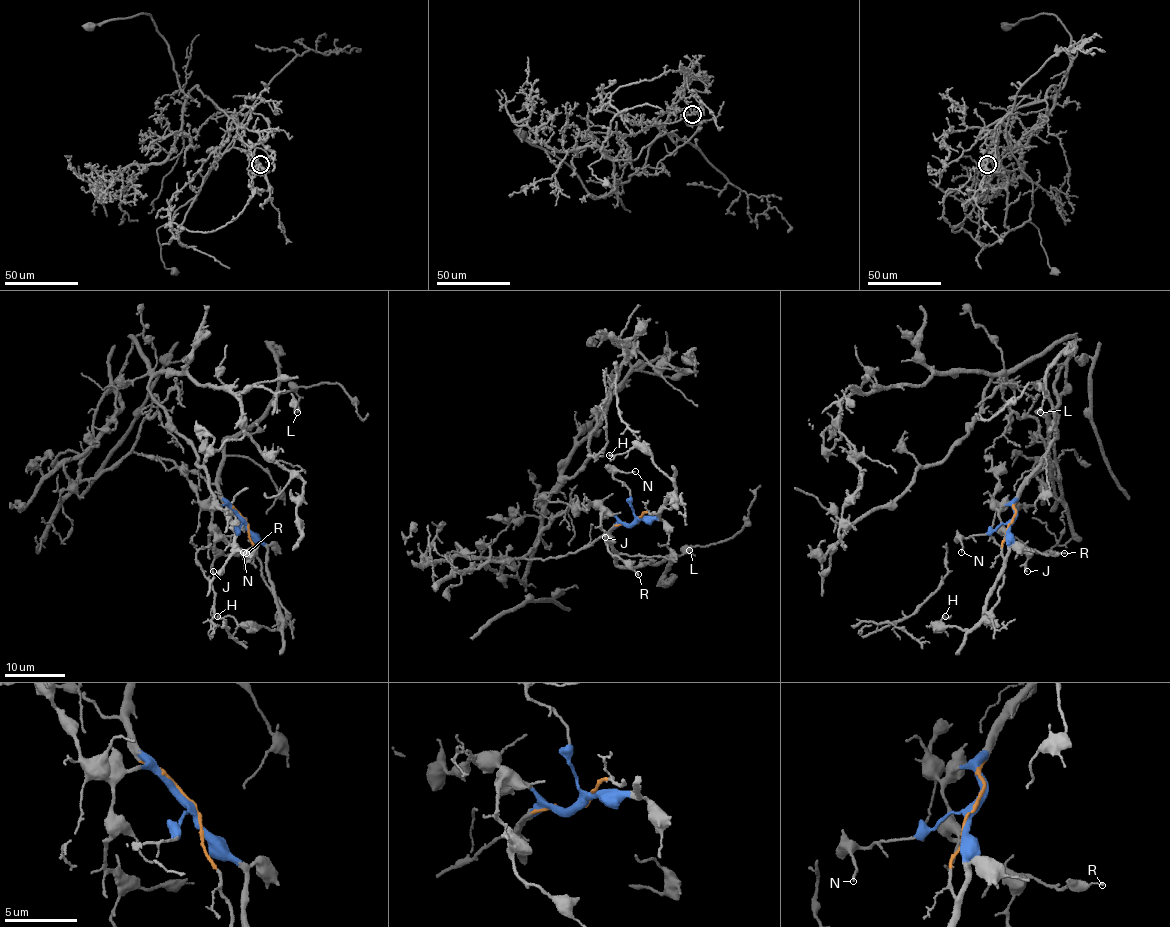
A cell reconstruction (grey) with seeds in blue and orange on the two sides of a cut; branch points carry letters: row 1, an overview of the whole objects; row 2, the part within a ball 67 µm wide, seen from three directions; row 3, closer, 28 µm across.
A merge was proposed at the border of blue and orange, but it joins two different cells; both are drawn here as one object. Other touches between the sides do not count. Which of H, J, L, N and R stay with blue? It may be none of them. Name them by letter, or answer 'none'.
H, J, L, N, R

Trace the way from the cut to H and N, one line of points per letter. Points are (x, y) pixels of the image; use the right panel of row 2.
H: (1012, 521), (1003, 573), (987, 602), (985, 615), (972, 629), (937, 626), (944, 615)
N: (1012, 521), (981, 534), (964, 537), (961, 552)

